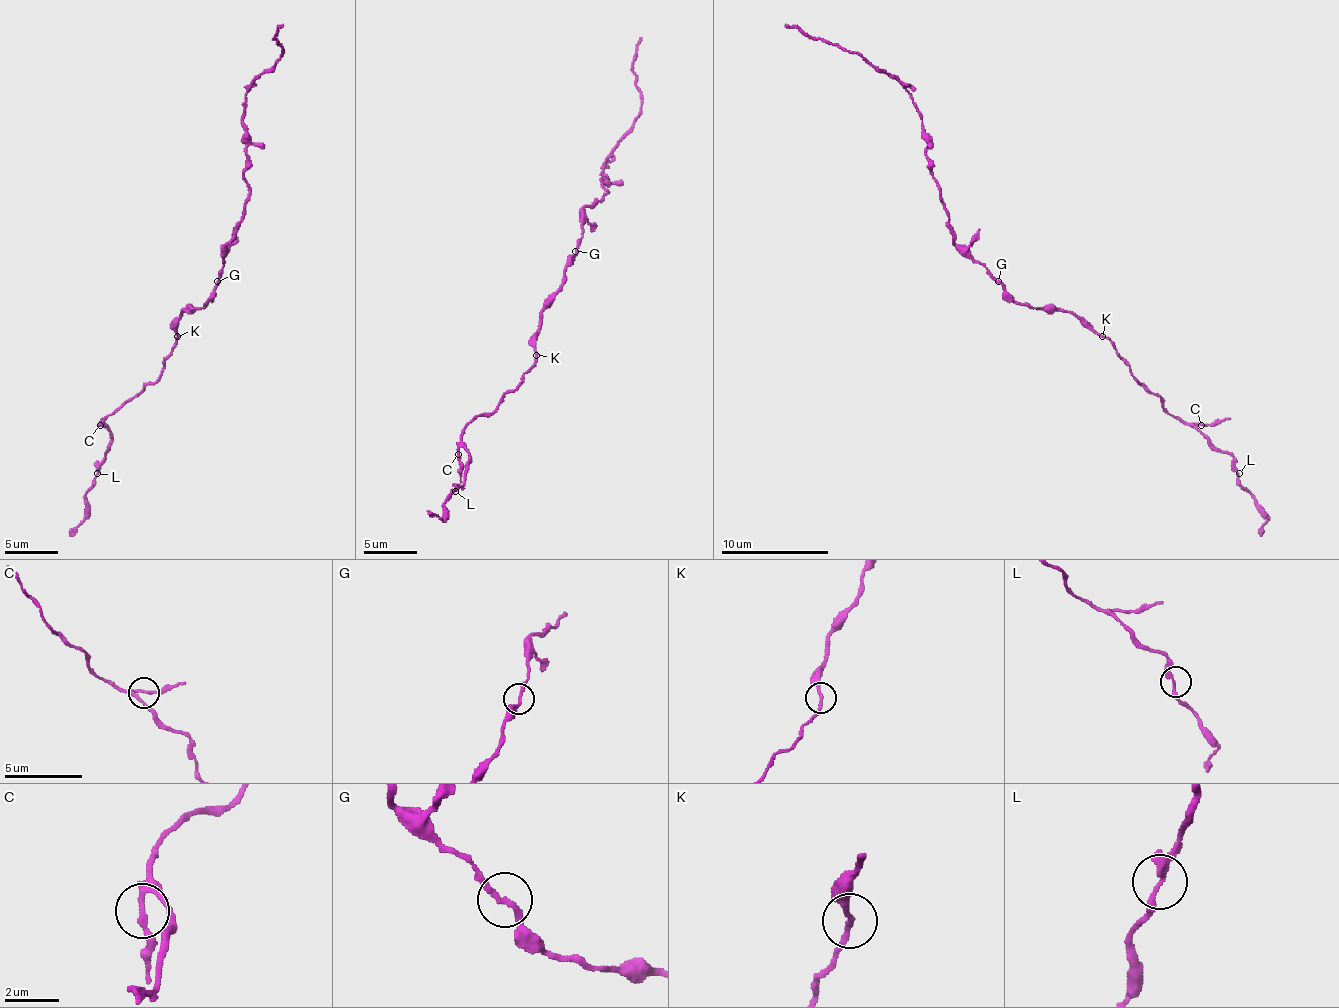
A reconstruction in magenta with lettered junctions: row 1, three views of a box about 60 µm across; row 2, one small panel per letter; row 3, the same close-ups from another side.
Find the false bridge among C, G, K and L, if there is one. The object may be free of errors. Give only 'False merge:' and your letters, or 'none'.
False merge: none

